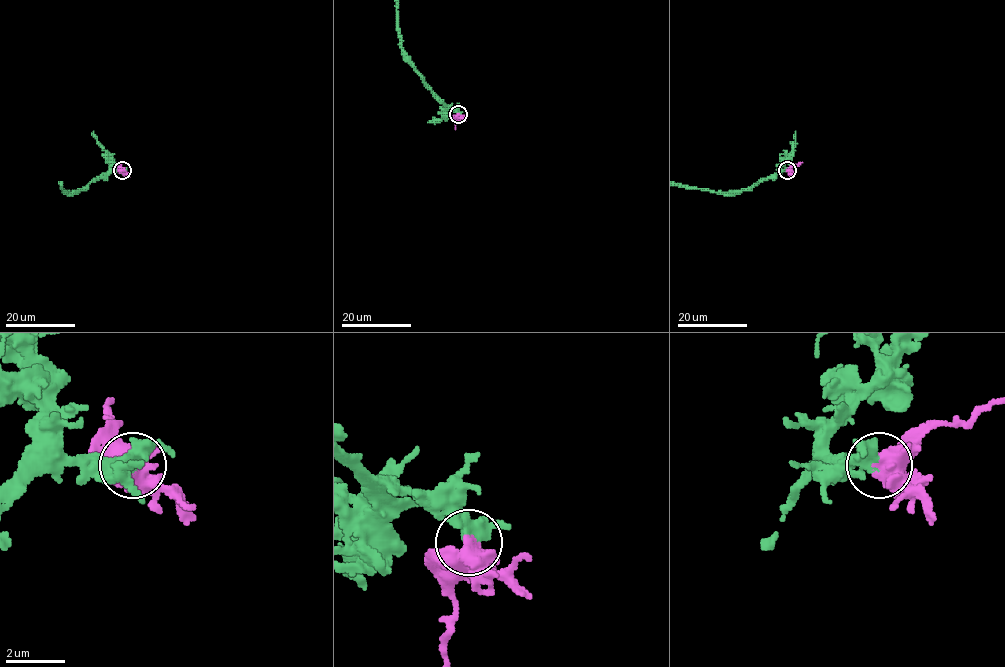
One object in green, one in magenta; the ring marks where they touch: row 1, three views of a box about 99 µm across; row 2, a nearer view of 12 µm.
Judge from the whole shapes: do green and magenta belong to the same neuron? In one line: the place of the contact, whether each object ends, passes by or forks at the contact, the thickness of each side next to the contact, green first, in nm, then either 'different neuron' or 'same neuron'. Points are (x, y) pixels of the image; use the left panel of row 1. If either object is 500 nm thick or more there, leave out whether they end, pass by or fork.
(122, 170) | green passes by | magenta forks | 400/440 nm | same neuron

